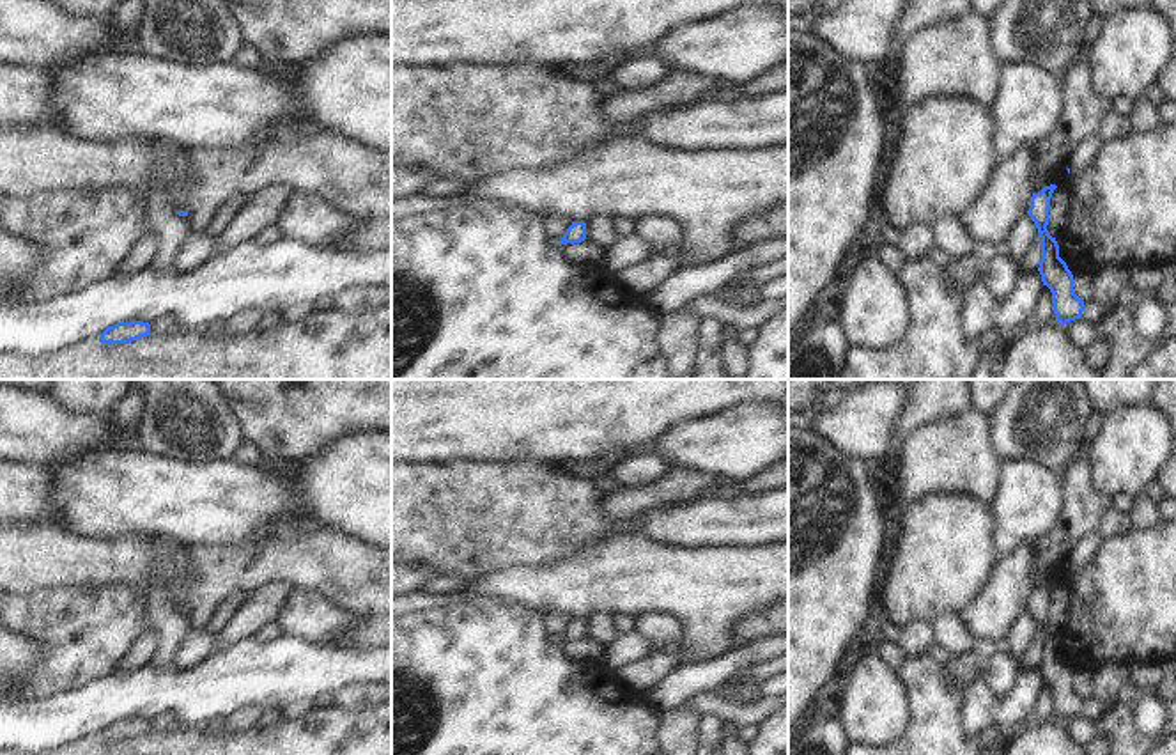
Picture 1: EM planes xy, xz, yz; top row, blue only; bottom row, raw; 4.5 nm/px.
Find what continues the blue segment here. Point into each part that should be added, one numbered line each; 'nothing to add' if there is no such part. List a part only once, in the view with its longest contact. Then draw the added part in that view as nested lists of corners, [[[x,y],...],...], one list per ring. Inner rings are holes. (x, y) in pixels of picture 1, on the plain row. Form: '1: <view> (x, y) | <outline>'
nothing to add

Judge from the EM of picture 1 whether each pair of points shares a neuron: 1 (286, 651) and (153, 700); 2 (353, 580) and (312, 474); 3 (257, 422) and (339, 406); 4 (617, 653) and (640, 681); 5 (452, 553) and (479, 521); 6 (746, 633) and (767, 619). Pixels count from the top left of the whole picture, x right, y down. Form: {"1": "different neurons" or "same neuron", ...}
{"1": "same neuron", "2": "different neurons", "3": "same neuron", "4": "different neurons", "5": "same neuron", "6": "same neuron"}

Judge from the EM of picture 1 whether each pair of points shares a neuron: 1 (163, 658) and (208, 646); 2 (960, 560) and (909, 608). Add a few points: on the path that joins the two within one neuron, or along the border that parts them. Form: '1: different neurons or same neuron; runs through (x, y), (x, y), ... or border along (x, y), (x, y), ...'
1: different neurons; border along (192, 630), (181, 642), (174, 665)
2: same neuron; runs through (948, 569), (921, 596)

